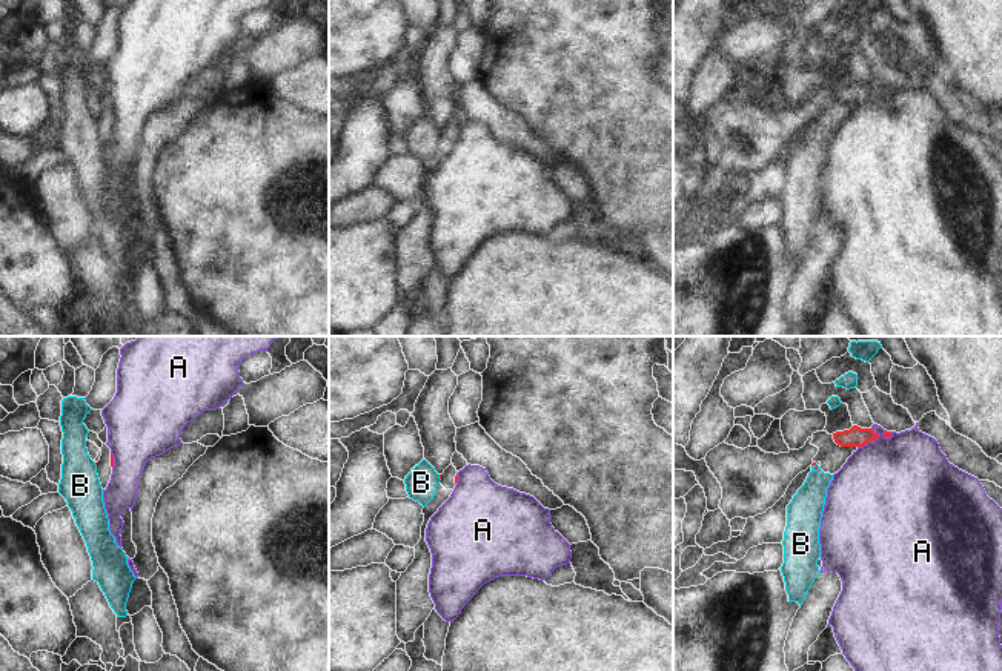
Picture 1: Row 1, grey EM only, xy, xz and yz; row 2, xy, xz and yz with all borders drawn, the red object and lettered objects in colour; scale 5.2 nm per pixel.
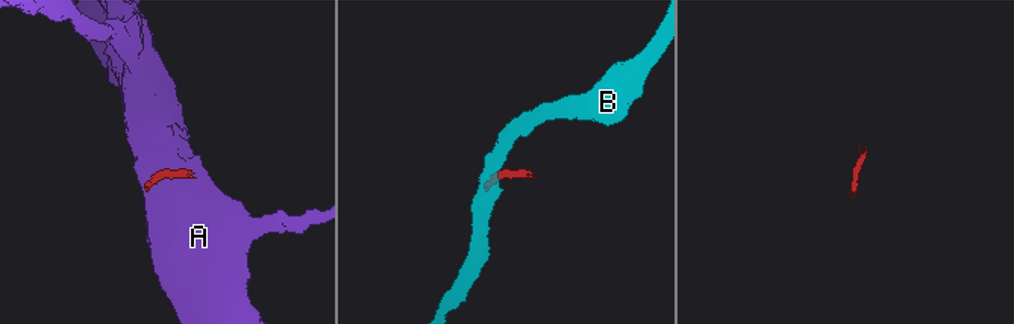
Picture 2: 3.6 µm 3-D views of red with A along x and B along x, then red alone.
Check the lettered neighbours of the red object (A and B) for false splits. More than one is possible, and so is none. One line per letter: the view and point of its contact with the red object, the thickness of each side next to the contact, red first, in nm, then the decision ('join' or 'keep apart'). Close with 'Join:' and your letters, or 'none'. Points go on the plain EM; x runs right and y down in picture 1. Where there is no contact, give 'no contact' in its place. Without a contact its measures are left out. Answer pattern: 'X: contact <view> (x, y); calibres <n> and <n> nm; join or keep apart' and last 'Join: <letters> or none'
A: contact yz (869, 97); calibres 110 and 480 nm; keep apart
B: contact yz (815, 120); calibres 20 and 180 nm; keep apart
Join: none

